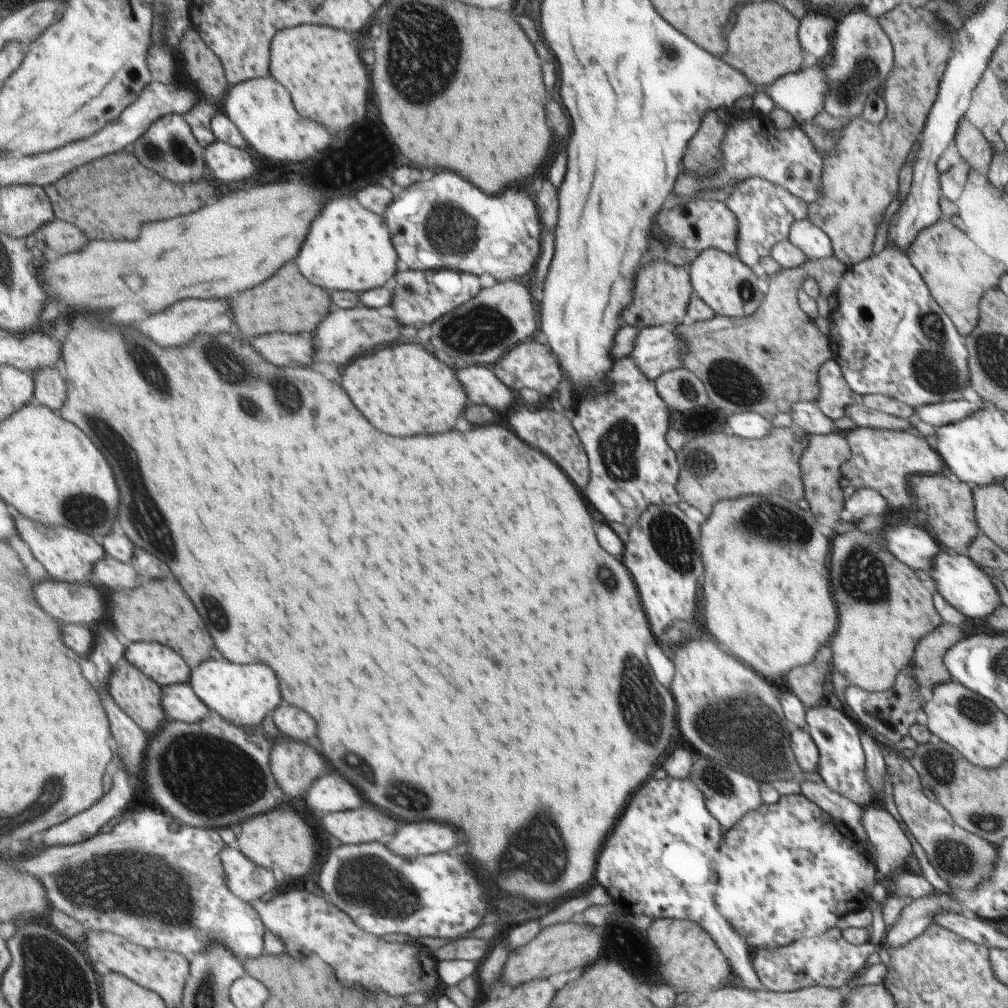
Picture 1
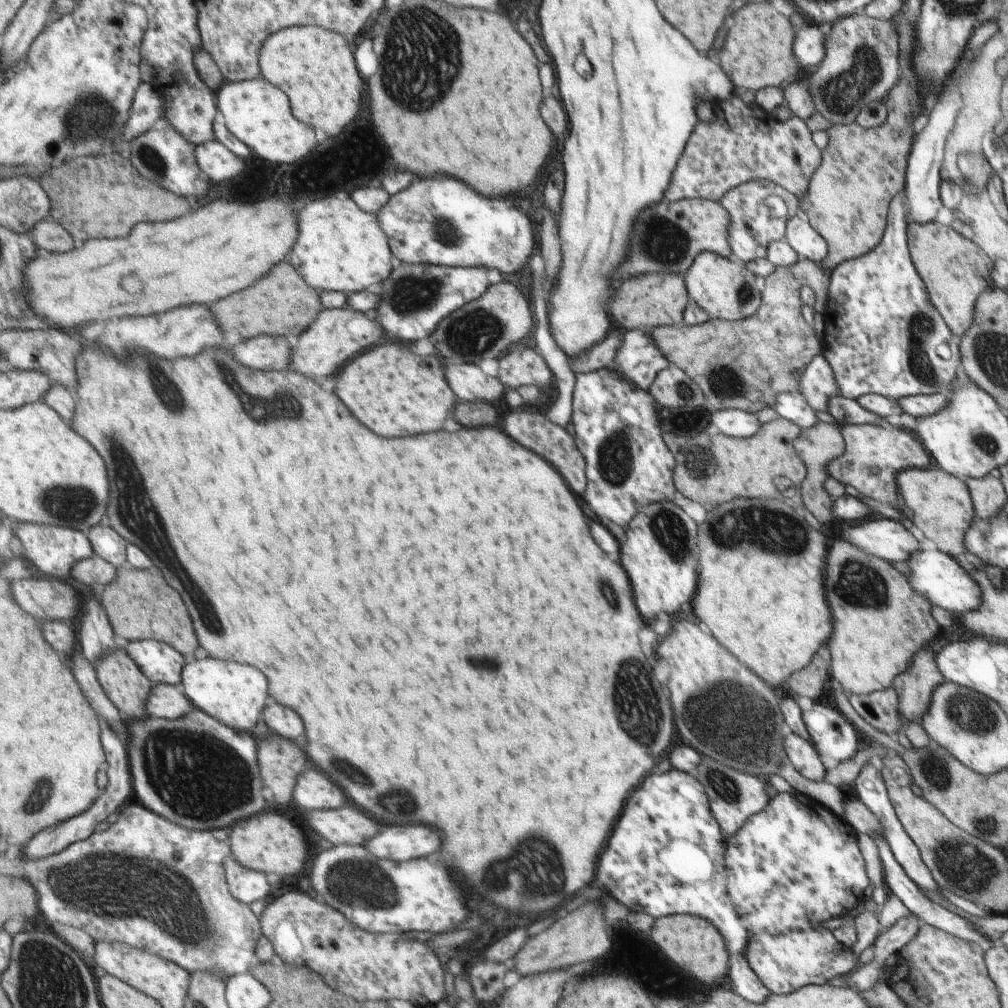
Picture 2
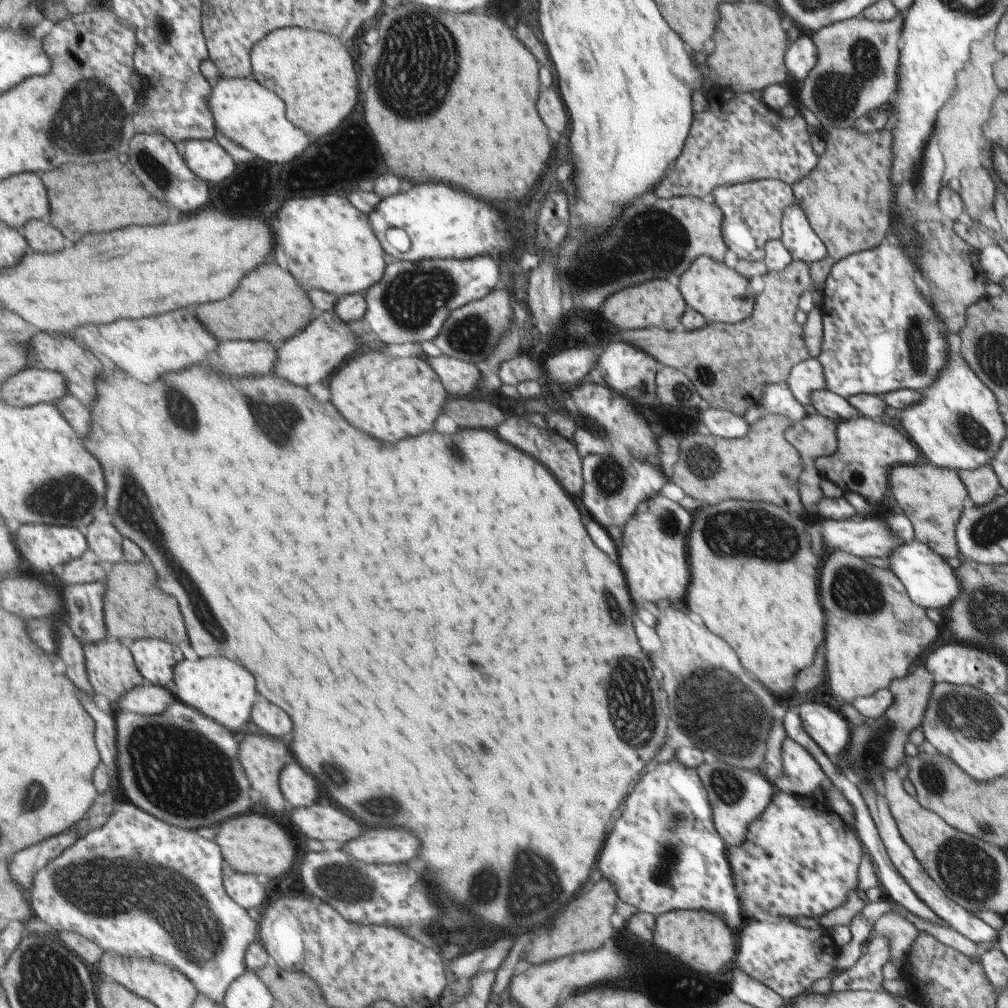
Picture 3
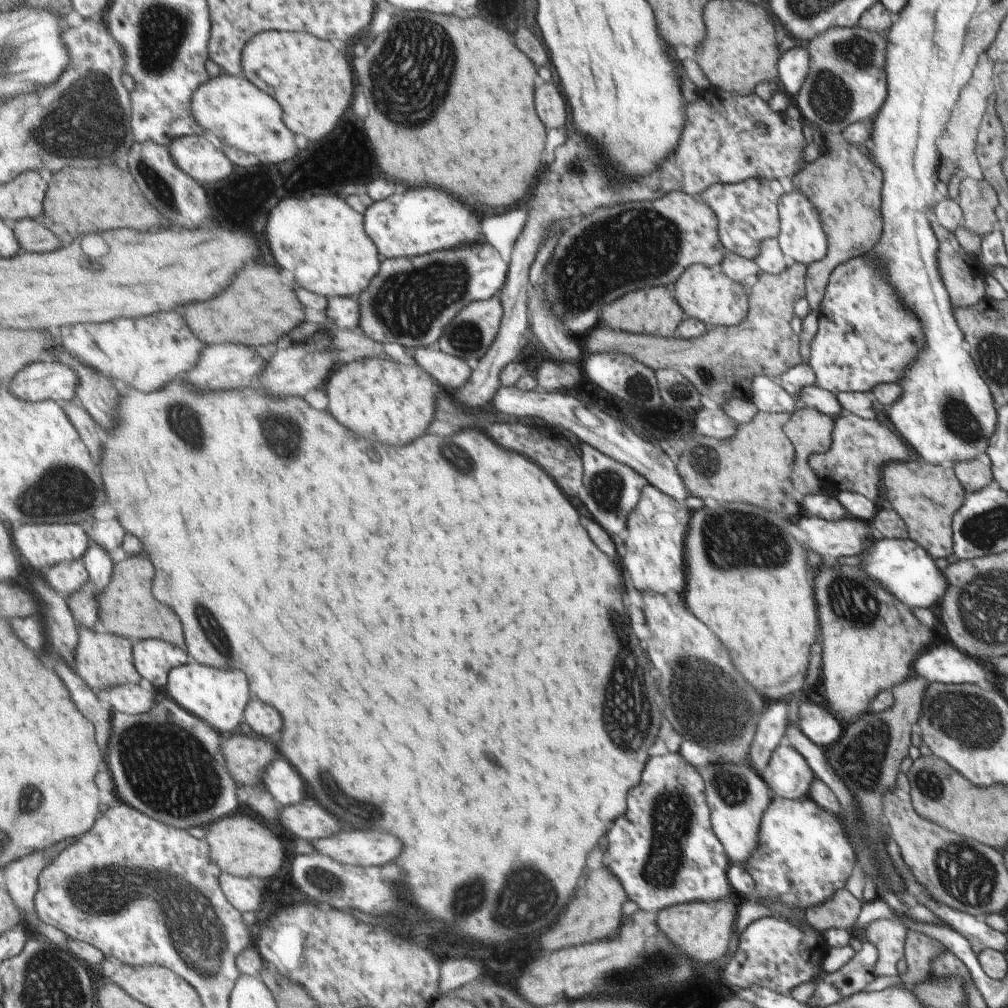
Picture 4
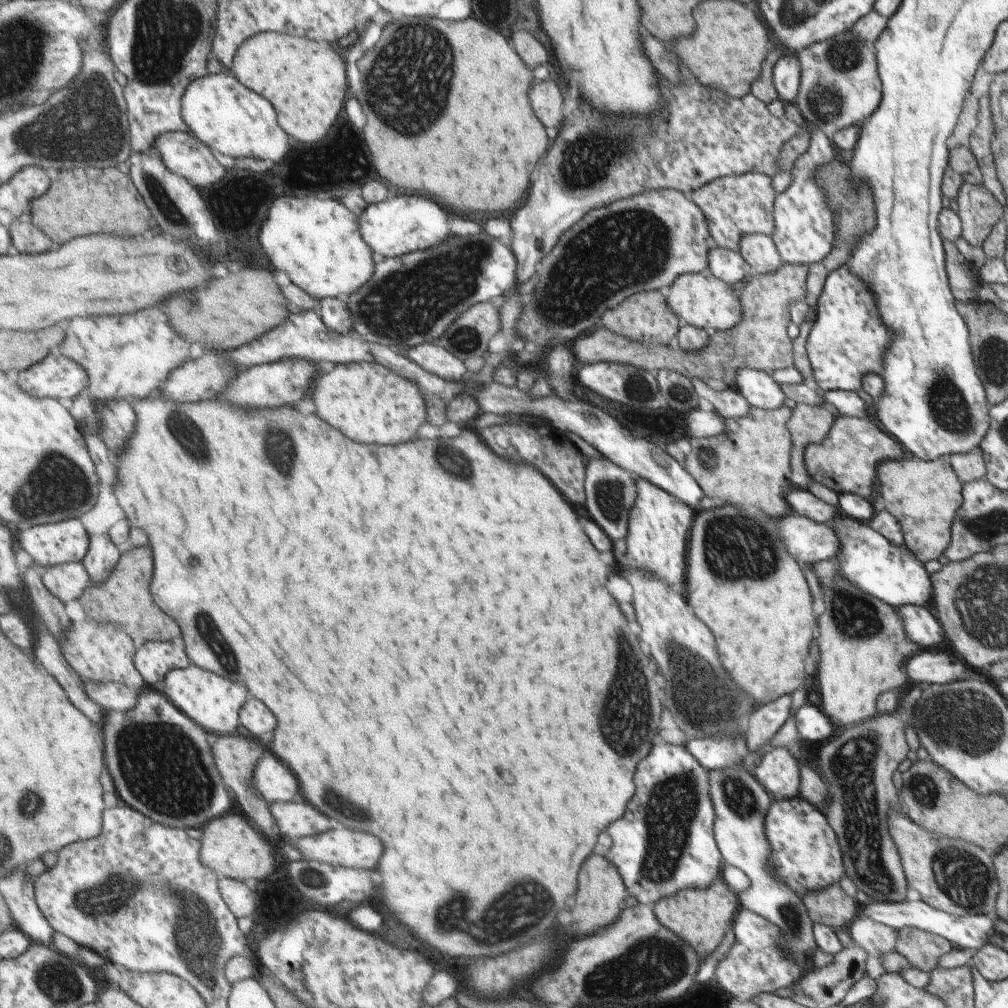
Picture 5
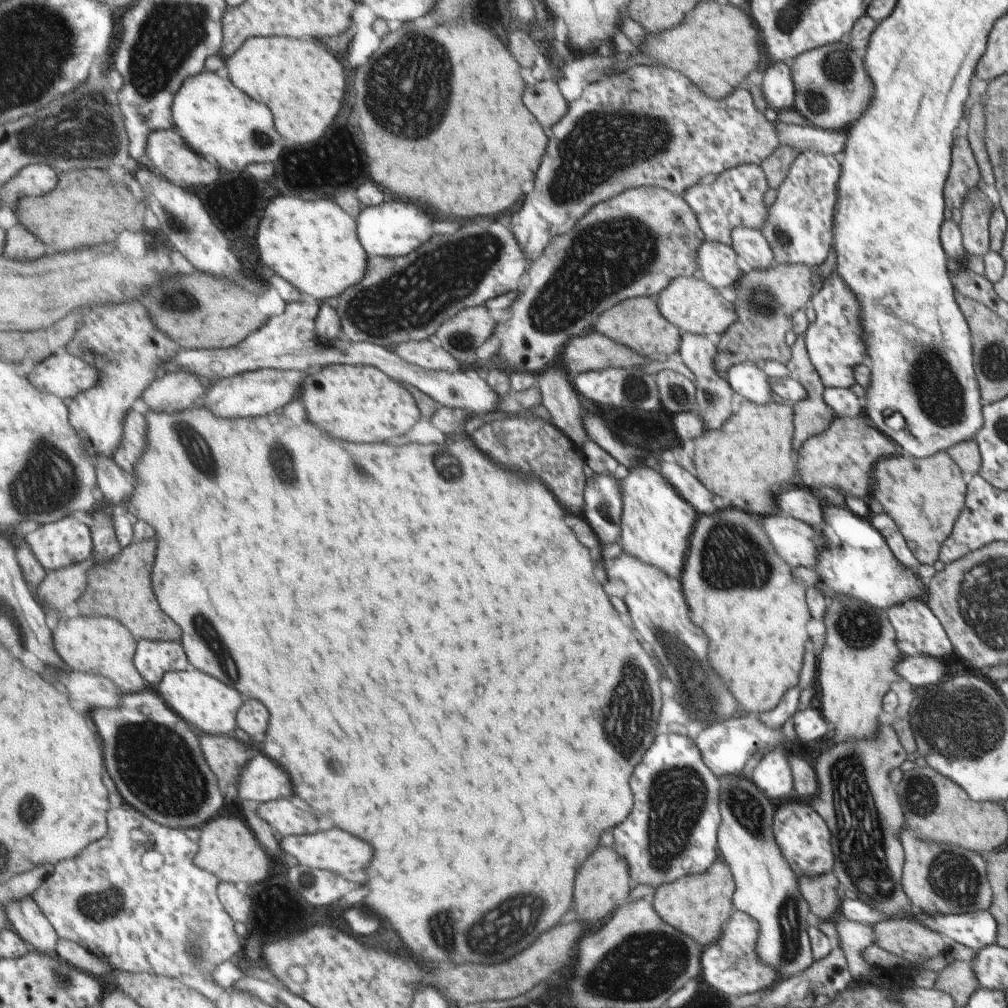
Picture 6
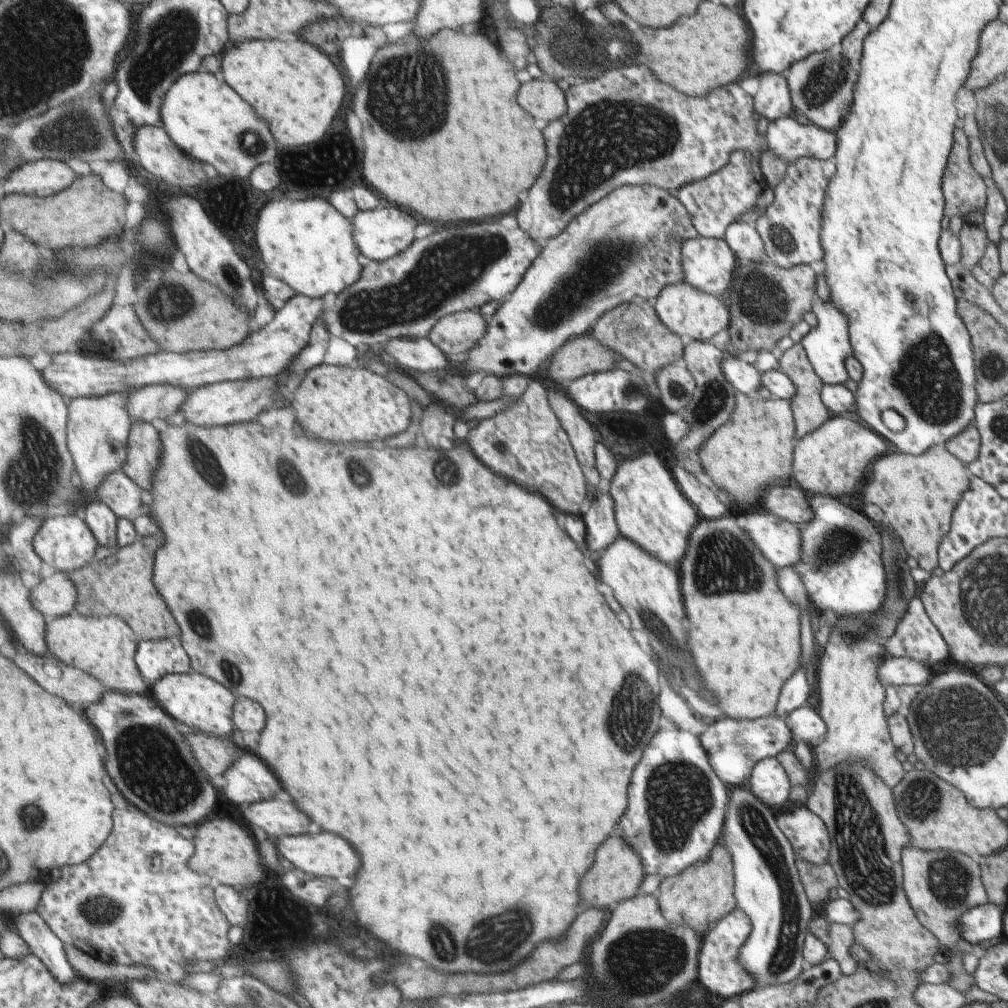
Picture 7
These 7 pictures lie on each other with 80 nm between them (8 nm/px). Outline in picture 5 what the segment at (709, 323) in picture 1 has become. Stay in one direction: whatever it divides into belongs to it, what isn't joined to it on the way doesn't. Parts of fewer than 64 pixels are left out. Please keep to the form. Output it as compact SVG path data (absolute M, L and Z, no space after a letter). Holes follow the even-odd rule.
M783 263L773 273L752 274L750 280L741 287L741 295L738 298L743 309L740 323L735 324L735 327L717 332L701 350L675 352L669 346L641 344L599 326L594 332L577 338L571 344L577 356L577 364L579 368L585 364L595 364L595 362L625 364L625 366L633 366L646 372L667 369L681 373L687 379L697 378L714 391L727 388L737 391L735 372L739 368L761 370L771 375L771 372L775 370L792 367L793 346L791 338L787 336L787 326L789 326L787 306L793 302L804 302L807 268L807 265Z

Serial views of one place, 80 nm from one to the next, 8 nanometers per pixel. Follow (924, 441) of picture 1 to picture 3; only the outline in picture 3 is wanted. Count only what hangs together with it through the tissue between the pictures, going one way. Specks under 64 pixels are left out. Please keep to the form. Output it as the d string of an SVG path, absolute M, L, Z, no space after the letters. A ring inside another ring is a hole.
M863 416L836 422L836 437L836 451L826 457L817 457L814 460L815 468L823 478L833 482L843 493L855 492L877 503L887 492L889 468L913 465L919 458L917 447L897 430L897 425L871 422L871 419Z

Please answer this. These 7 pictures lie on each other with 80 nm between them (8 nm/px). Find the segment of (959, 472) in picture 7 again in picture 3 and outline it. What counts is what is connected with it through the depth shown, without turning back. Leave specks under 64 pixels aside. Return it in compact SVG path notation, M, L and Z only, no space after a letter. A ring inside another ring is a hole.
M922 462L920 465L901 465L889 473L893 498L911 523L914 540L926 544L943 558L959 556L956 531L965 506L965 489L957 472Z

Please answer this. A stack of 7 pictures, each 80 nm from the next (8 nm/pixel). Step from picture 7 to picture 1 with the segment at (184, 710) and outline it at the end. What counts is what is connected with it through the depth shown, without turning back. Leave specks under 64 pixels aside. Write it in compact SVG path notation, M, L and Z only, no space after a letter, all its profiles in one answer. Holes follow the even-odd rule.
M211 659L199 664L197 668L192 668L189 685L196 690L201 700L212 708L214 714L248 729L261 725L261 722L283 702L279 678L267 664L243 666Z

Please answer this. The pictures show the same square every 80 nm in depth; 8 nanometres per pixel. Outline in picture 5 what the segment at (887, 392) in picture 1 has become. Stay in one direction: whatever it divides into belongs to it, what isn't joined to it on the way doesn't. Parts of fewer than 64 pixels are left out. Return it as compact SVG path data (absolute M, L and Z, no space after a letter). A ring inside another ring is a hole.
M838 267L824 281L824 289L815 304L815 320L805 340L813 386L827 390L857 392L865 374L879 374L883 368L883 350L888 350L891 332L881 324L875 296L845 267Z

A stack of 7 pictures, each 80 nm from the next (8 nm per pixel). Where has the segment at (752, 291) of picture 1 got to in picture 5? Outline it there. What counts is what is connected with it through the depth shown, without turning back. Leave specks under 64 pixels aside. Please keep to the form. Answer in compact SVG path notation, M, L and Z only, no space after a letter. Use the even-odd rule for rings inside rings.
M709 270L697 272L697 274L681 275L678 279L673 280L667 290L663 291L663 295L667 308L671 310L671 314L679 316L682 325L695 326L699 330L705 331L707 328L711 328L717 334L717 332L735 327L743 316L740 300L731 296L727 284L713 278L709 274Z

